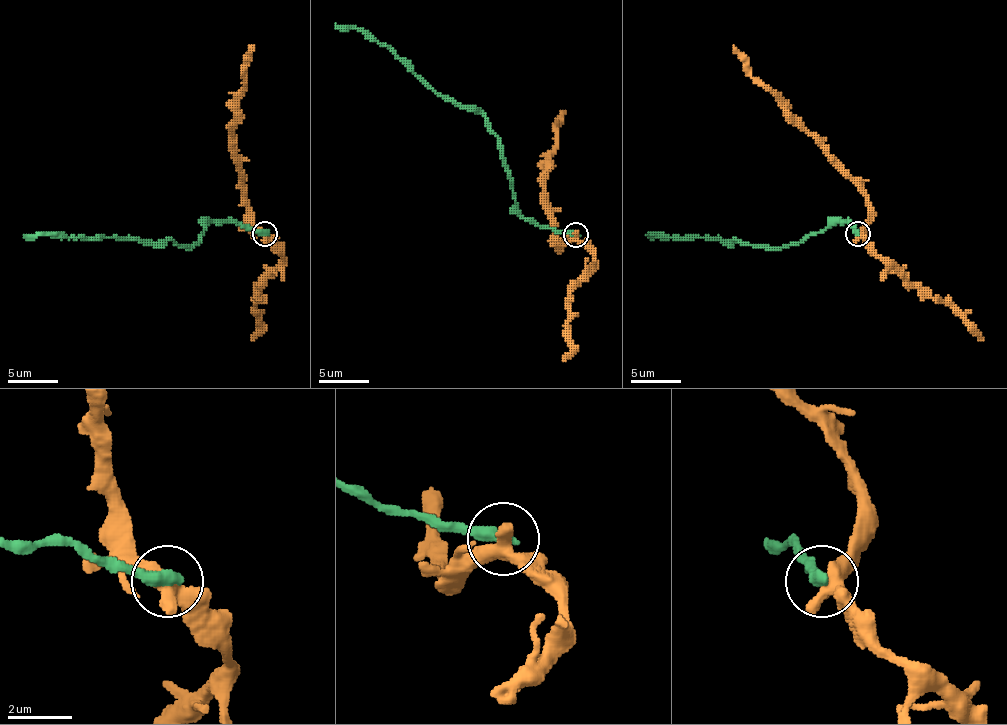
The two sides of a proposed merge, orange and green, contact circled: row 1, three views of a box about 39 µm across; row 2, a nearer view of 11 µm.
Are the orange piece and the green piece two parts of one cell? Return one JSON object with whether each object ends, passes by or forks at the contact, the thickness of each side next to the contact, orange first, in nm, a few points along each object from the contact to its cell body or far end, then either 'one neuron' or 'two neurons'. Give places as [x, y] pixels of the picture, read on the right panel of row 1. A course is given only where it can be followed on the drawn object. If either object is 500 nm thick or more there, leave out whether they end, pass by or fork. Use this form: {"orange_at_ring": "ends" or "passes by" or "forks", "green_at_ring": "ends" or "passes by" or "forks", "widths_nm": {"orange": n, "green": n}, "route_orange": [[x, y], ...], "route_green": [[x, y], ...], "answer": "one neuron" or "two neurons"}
{"widths_nm": {"orange": 500, "green": 440}, "route_orange": [[858, 232], [868, 222], [868, 200], [858, 183], [751, 75], [743, 55], [733, 45]], "route_green": [[858, 232], [848, 222], [836, 222], [781, 247], [761, 247], [711, 237], [646, 235]], "answer": "two neurons"}

